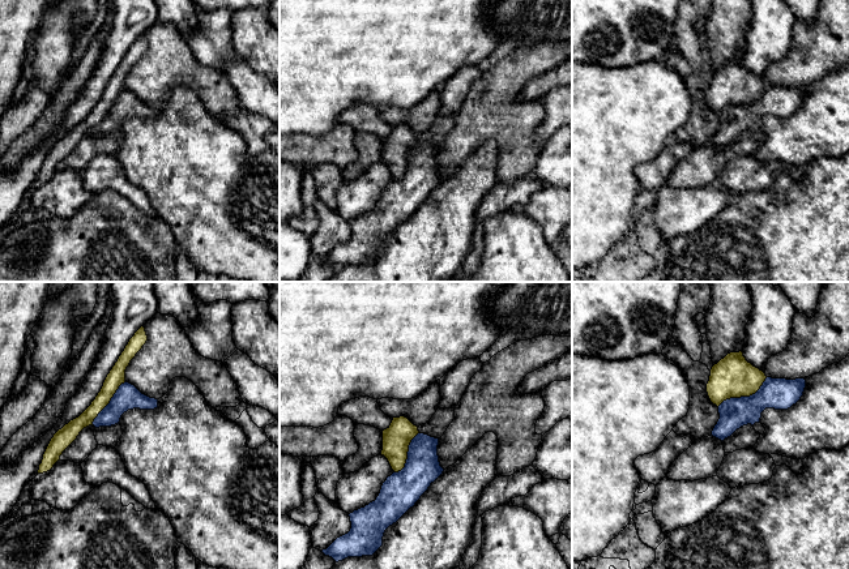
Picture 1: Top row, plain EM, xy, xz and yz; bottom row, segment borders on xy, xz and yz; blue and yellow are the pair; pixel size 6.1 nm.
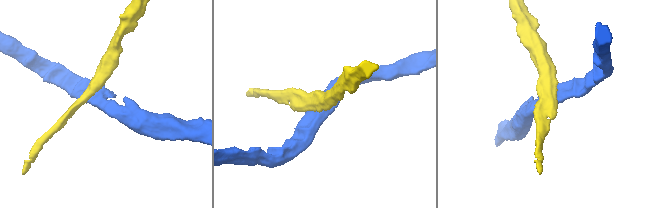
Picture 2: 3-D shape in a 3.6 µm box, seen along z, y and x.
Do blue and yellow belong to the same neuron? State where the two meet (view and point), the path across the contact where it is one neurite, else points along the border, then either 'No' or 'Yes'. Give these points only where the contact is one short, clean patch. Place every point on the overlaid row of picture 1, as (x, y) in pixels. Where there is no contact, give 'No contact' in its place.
Touches blue at yz (743, 397). No

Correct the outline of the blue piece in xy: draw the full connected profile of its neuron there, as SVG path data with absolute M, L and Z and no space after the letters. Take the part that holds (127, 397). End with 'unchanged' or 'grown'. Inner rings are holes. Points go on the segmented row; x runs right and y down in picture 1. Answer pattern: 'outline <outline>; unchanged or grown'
outline M125 381L94 419L93 425L95 428L111 427L119 424L121 415L128 410L154 410L157 407L158 399L142 394L135 385Z; unchanged

